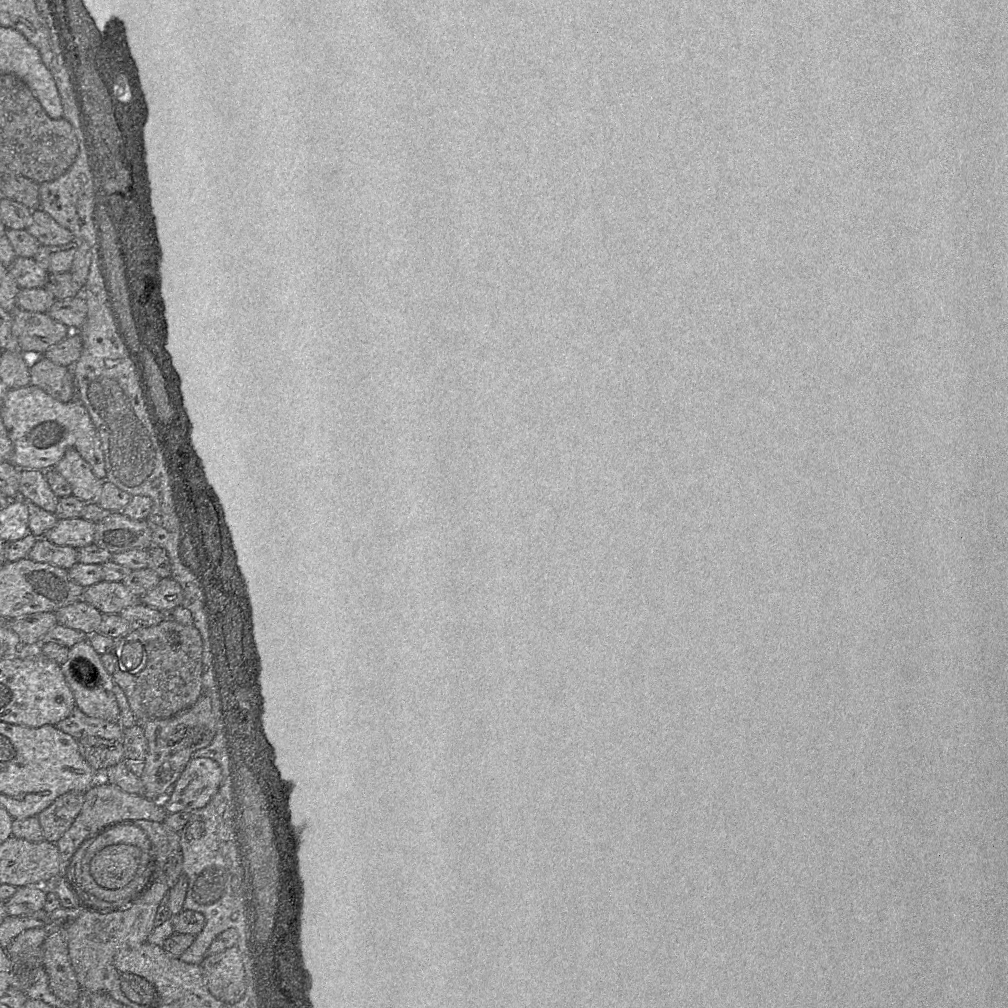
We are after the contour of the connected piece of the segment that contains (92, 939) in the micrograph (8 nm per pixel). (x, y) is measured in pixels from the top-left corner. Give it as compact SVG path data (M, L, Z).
M156 868L151 885L144 896L122 911L101 913L85 910L67 926L67 945L72 967L82 990L104 992L108 967L121 952L147 942L154 929L154 918L162 899L170 890L163 869Z

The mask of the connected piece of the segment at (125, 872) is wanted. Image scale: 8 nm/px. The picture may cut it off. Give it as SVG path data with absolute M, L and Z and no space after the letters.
M107 846L91 859L90 873L99 886L106 889L121 889L135 877L140 860L141 852L136 846Z

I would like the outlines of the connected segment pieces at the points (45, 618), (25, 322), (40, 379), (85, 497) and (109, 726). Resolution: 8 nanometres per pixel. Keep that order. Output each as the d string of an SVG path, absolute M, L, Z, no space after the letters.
M54 612L33 613L9 621L9 627L26 646L32 648L37 648L41 644L41 638L56 624Z
M18 308L12 314L12 332L20 351L44 353L65 339L72 330L48 313Z
M42 356L35 362L29 360L30 384L33 384L61 402L69 402L75 398L75 385L72 368L57 364Z
M66 450L54 469L68 481L72 488L72 496L85 504L97 502L105 480L101 480L94 475L90 465L77 450Z
M77 707L73 709L67 718L55 726L76 740L94 736L109 741L121 741L124 732L119 723L89 717Z

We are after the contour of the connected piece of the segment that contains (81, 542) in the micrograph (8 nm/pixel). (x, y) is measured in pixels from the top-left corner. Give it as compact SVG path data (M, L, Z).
M82 517L58 519L57 523L47 531L44 538L59 546L79 549L93 544L95 523Z

